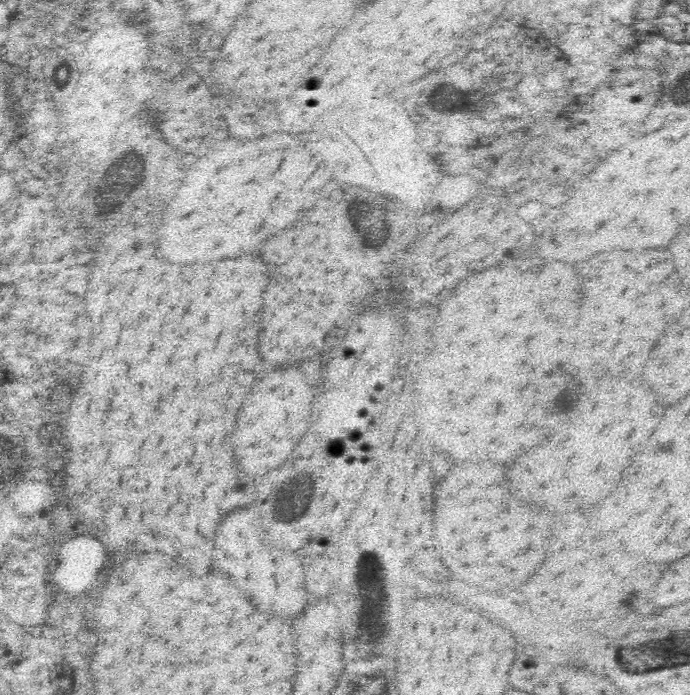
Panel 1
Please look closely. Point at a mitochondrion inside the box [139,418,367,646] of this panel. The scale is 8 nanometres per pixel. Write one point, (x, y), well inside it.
(286, 506)

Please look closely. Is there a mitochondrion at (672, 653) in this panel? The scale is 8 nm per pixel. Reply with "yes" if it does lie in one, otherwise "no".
yes

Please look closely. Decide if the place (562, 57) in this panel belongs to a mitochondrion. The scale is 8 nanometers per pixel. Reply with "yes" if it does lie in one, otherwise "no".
no

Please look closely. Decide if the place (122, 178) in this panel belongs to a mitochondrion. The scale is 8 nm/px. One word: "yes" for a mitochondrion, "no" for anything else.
yes

